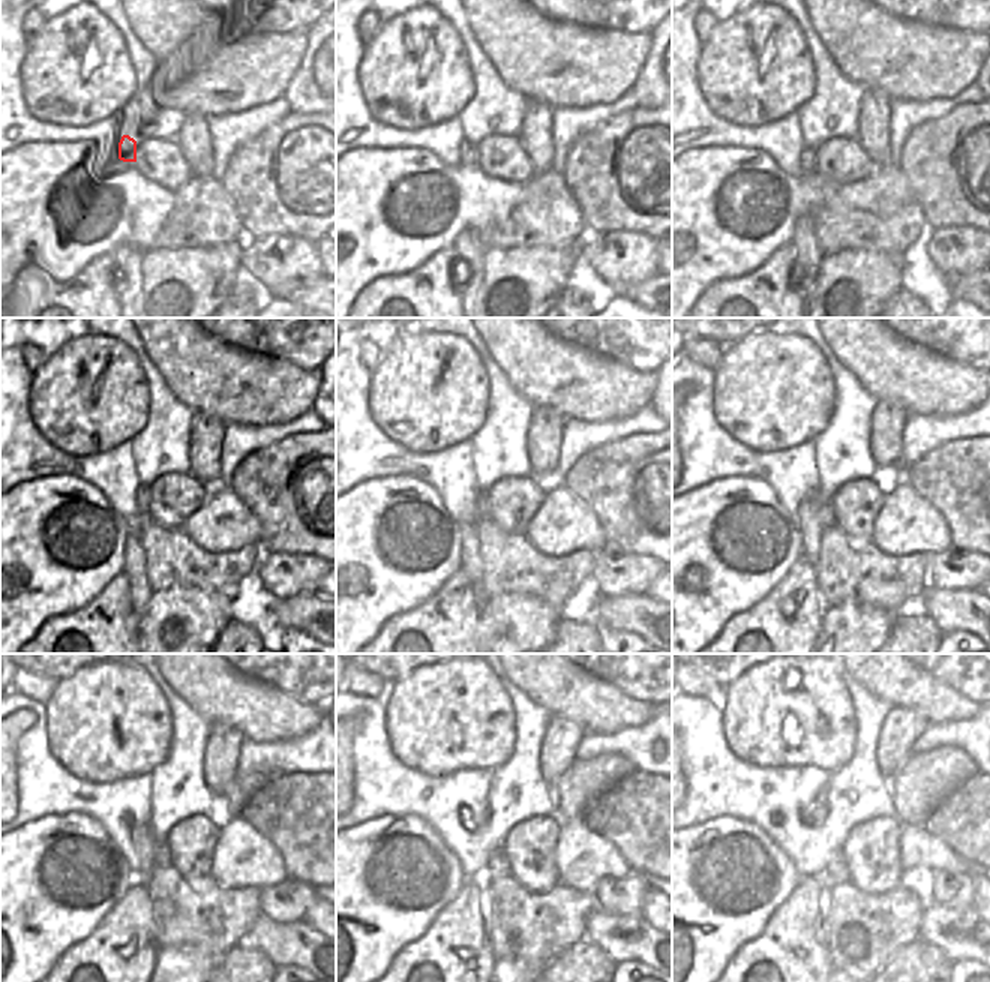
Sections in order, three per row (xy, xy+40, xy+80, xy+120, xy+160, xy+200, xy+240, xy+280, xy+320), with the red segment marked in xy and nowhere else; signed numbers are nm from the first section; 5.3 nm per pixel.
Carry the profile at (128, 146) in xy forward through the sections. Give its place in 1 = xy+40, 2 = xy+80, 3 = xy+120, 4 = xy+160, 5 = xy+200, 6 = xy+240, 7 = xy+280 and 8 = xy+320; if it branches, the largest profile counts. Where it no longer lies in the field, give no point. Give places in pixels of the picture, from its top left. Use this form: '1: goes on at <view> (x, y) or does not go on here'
1: goes on at xy+40 (467, 149)
2: goes on at xy+80 (807, 155)
3: goes on at xy+120 (143, 498)
4: goes on at xy+160 (482, 495)
5: goes on at xy+200 (827, 519)
6: goes on at xy+240 (161, 855)
7: goes on at xy+280 (498, 861)
8: goes on at xy+320 (836, 873)

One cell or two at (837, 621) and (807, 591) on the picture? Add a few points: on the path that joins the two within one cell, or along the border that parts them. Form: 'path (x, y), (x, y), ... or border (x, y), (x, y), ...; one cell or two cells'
border (825, 607), (821, 633), (816, 637); two cells

